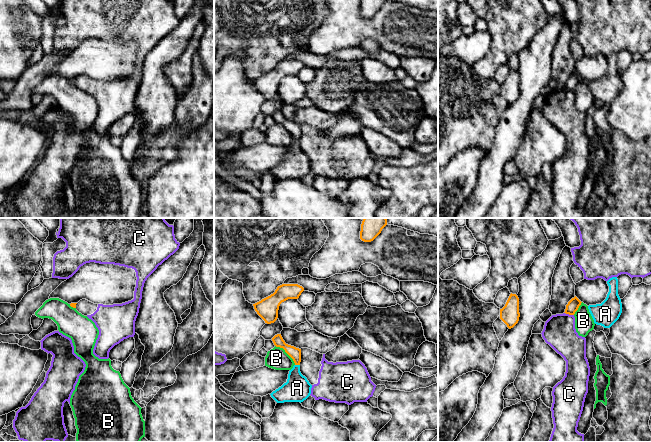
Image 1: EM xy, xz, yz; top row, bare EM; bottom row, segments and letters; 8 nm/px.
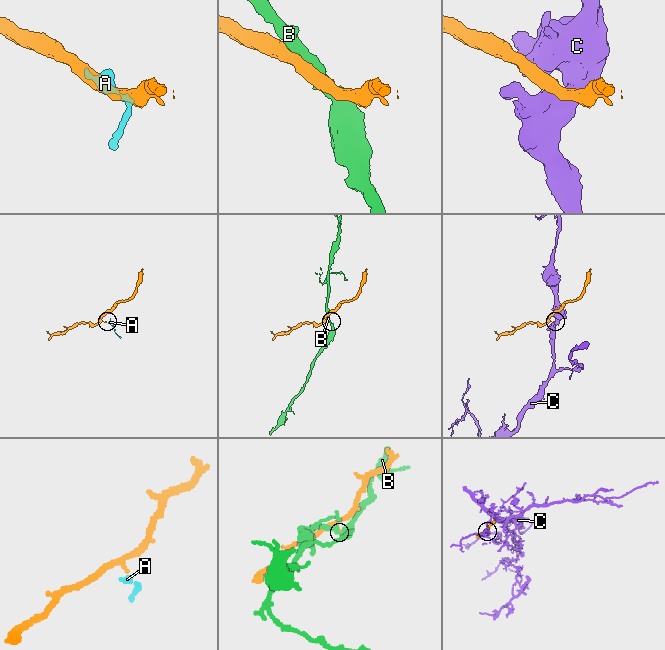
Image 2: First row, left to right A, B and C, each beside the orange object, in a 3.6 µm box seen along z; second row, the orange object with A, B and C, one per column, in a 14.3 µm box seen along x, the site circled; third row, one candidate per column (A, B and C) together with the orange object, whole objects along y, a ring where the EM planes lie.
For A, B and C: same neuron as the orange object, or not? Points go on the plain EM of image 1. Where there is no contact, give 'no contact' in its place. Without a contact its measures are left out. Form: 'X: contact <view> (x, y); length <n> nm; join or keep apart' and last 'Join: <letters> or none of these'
A: contact xz (297, 140); length 40 nm; join
B: contact xz (286, 128); length 220 nm; keep apart
C: contact yz (570, 90); length 70 nm; keep apart
Join: A

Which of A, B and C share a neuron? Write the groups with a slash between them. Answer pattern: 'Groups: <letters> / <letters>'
Groups: A / B / C

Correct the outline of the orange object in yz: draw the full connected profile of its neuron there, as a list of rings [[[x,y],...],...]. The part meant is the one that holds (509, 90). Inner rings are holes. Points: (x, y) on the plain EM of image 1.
[[[511,69],[505,82],[500,85],[500,95],[511,105],[518,99],[519,93],[519,74]]]

